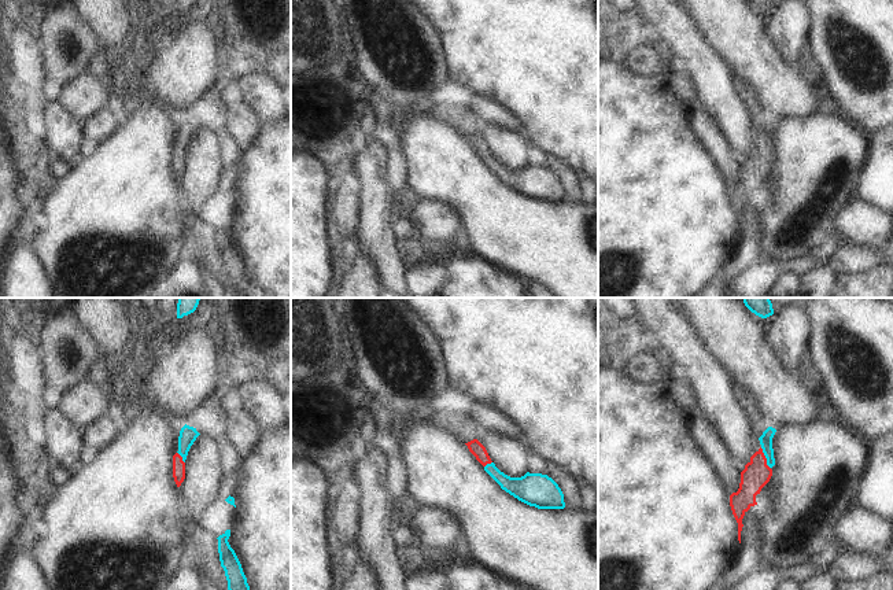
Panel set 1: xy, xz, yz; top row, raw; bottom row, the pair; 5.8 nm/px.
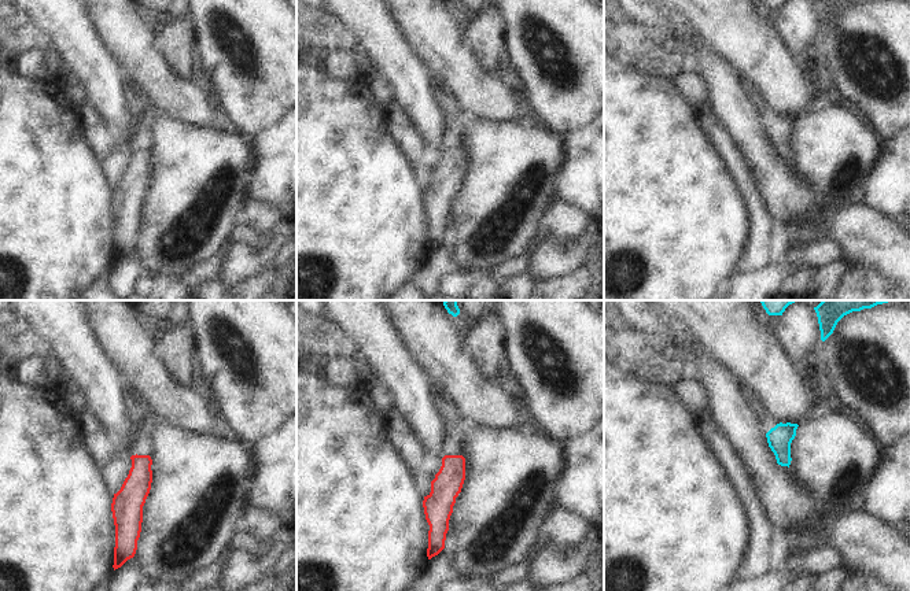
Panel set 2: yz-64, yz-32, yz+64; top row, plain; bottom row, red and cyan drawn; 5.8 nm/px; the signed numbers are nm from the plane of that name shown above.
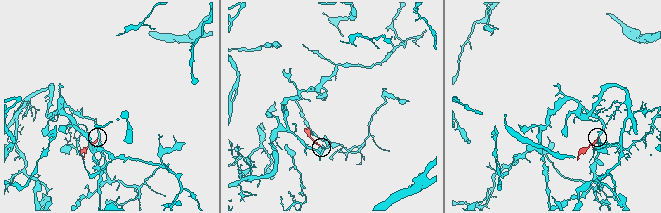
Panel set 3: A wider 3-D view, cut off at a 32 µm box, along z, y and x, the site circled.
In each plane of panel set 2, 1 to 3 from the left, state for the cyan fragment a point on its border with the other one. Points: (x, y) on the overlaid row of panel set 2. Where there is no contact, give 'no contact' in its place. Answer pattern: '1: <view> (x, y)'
1: no contact
2: no contact
3: no contact

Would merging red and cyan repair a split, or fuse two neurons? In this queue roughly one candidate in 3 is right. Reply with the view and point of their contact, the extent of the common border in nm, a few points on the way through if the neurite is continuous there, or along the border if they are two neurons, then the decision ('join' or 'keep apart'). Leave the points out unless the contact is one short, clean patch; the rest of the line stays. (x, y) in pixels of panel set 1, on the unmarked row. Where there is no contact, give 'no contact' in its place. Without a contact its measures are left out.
meets red in yz at (766, 151); contact 140 nm long; runs through yz (756, 168), (766, 151), (766, 132); join

